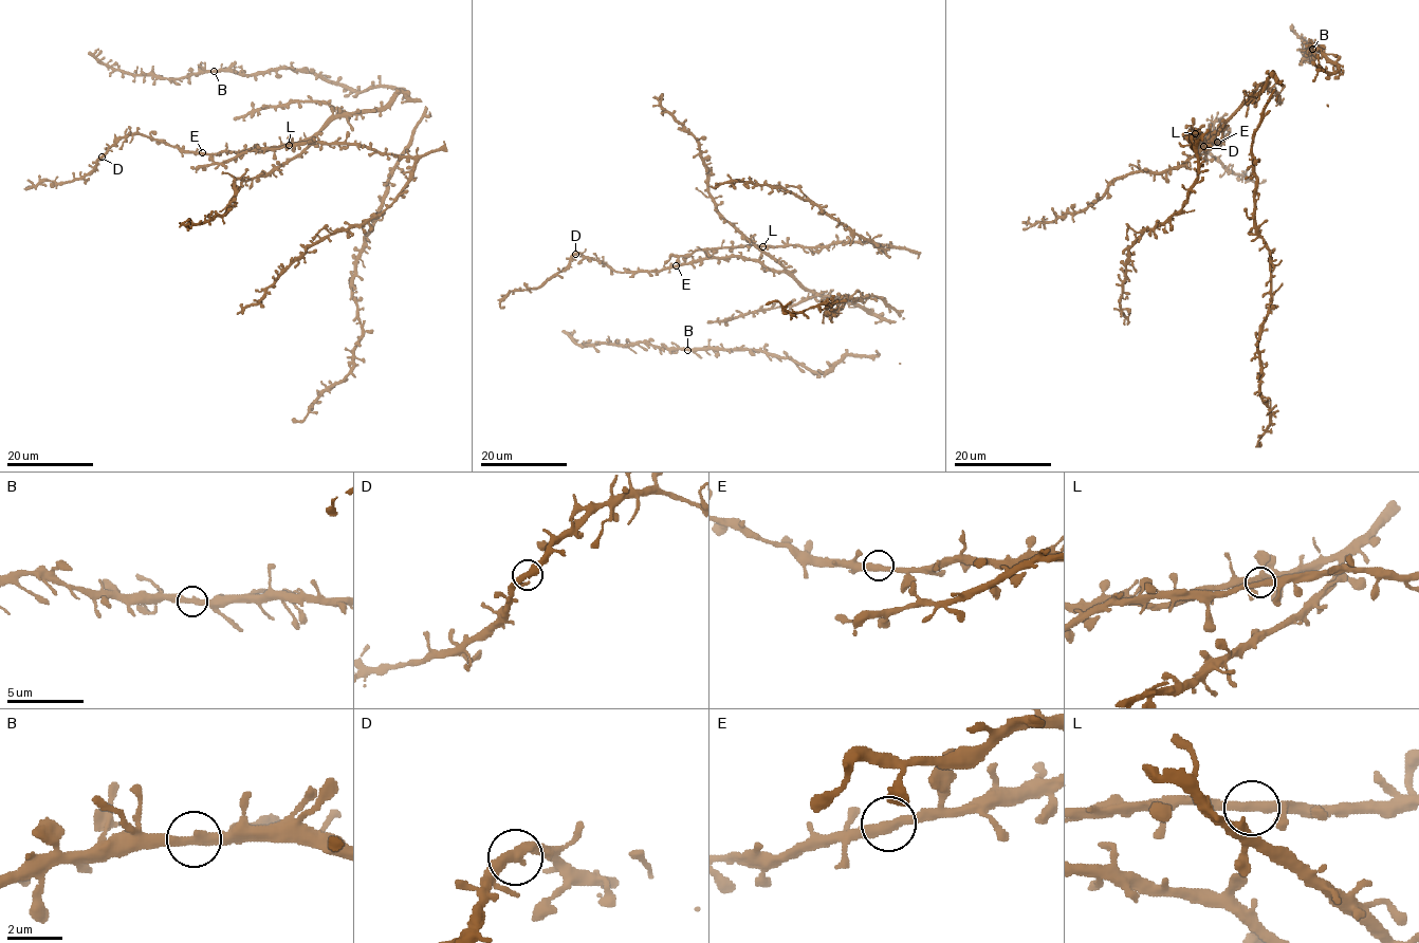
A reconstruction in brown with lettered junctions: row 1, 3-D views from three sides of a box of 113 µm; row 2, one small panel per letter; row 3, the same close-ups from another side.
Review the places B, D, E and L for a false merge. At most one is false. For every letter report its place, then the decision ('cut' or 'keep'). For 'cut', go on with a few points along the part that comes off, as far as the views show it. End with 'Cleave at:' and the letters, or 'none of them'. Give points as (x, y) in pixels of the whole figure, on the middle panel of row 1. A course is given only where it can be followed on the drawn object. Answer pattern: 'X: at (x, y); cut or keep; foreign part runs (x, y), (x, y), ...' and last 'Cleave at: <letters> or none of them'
B: at (687, 350); keep
D: at (575, 254); keep
E: at (676, 265); keep
L: at (762, 246); keep
Cleave at: none of them

